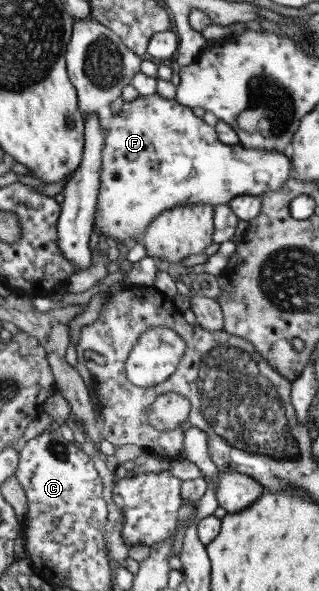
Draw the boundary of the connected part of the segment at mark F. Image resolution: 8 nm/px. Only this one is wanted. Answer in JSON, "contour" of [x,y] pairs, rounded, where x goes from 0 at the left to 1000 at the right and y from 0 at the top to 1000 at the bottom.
{"contour":[[[498,159],[461,162],[461,166],[429,164],[417,171],[389,173],[379,190],[367,190],[367,193],[351,190],[348,196],[317,200],[317,212],[323,212],[335,230],[329,230],[329,254],[323,254],[323,277],[313,294],[313,332],[307,338],[307,362],[298,364],[298,386],[304,386],[310,396],[354,401],[361,409],[379,408],[411,413],[417,404],[429,404],[429,409],[445,409],[448,398],[461,396],[461,387],[473,384],[473,374],[480,374],[492,364],[505,364],[511,359],[539,355],[555,349],[596,349],[599,345],[661,345],[665,349],[718,347],[734,335],[743,333],[771,330],[818,333],[821,328],[837,328],[837,321],[843,321],[843,325],[868,325],[868,321],[881,321],[881,318],[893,315],[893,308],[918,301],[918,269],[912,269],[906,257],[787,252],[768,250],[755,244],[712,245],[712,242],[702,242],[687,234],[677,215],[649,210],[636,200],[611,196],[596,179],[580,179],[552,166],[511,166],[511,162]]]}

